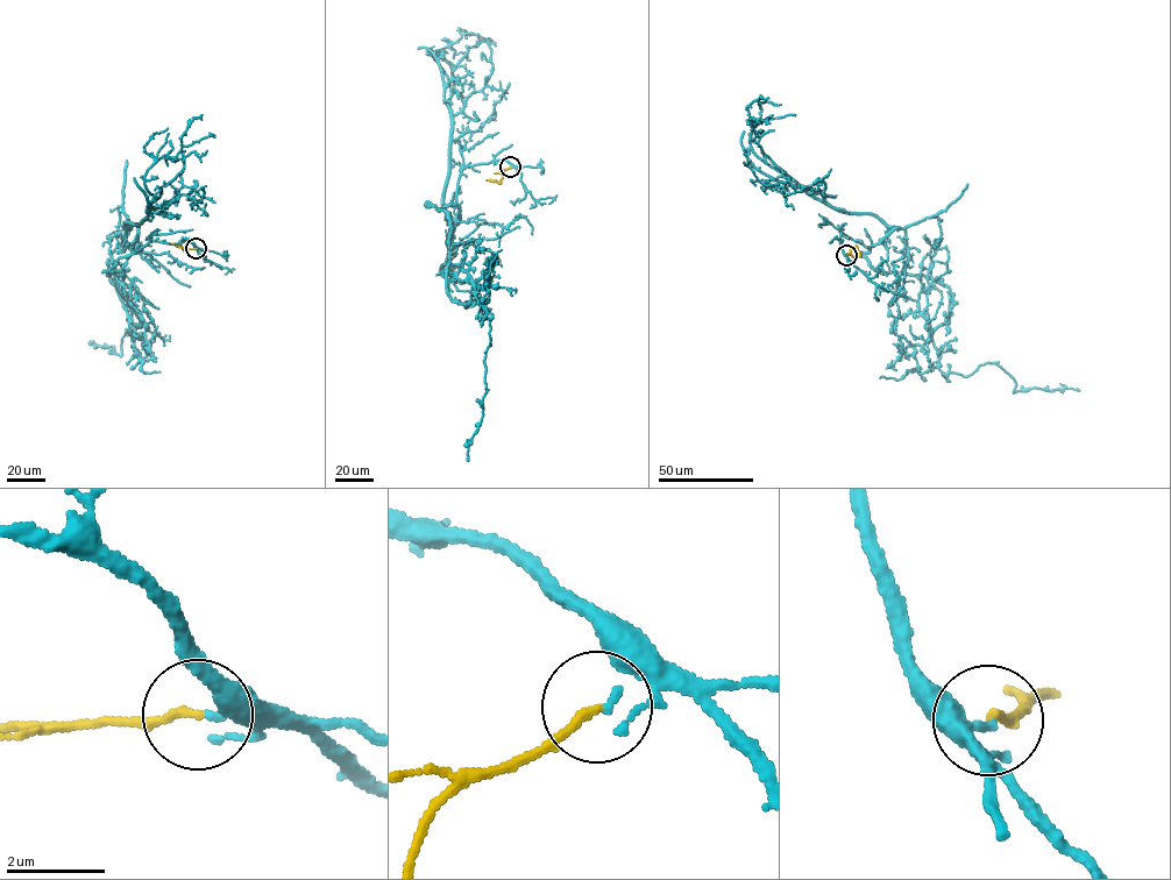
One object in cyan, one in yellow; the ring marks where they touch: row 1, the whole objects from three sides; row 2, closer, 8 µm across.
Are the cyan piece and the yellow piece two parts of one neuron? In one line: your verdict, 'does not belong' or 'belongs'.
does not belong

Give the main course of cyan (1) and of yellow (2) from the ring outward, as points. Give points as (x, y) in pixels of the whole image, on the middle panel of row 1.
1: (510, 167), (465, 167), (455, 203), (431, 206), (451, 228), (448, 295), (474, 293), (491, 314), (468, 461)
2: (510, 167), (503, 171), (501, 182), (485, 179)

